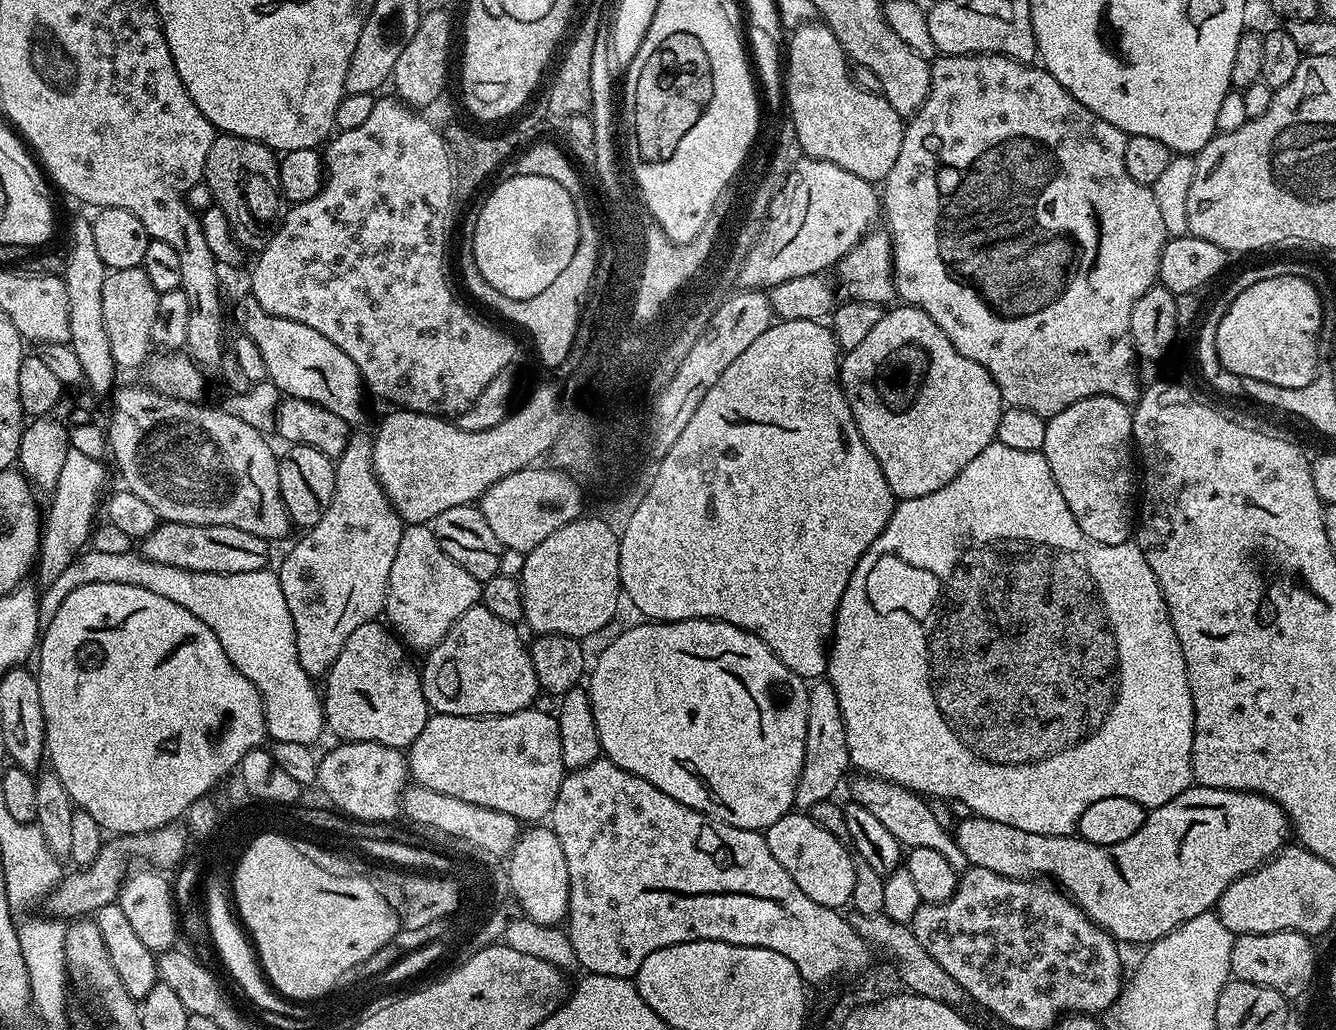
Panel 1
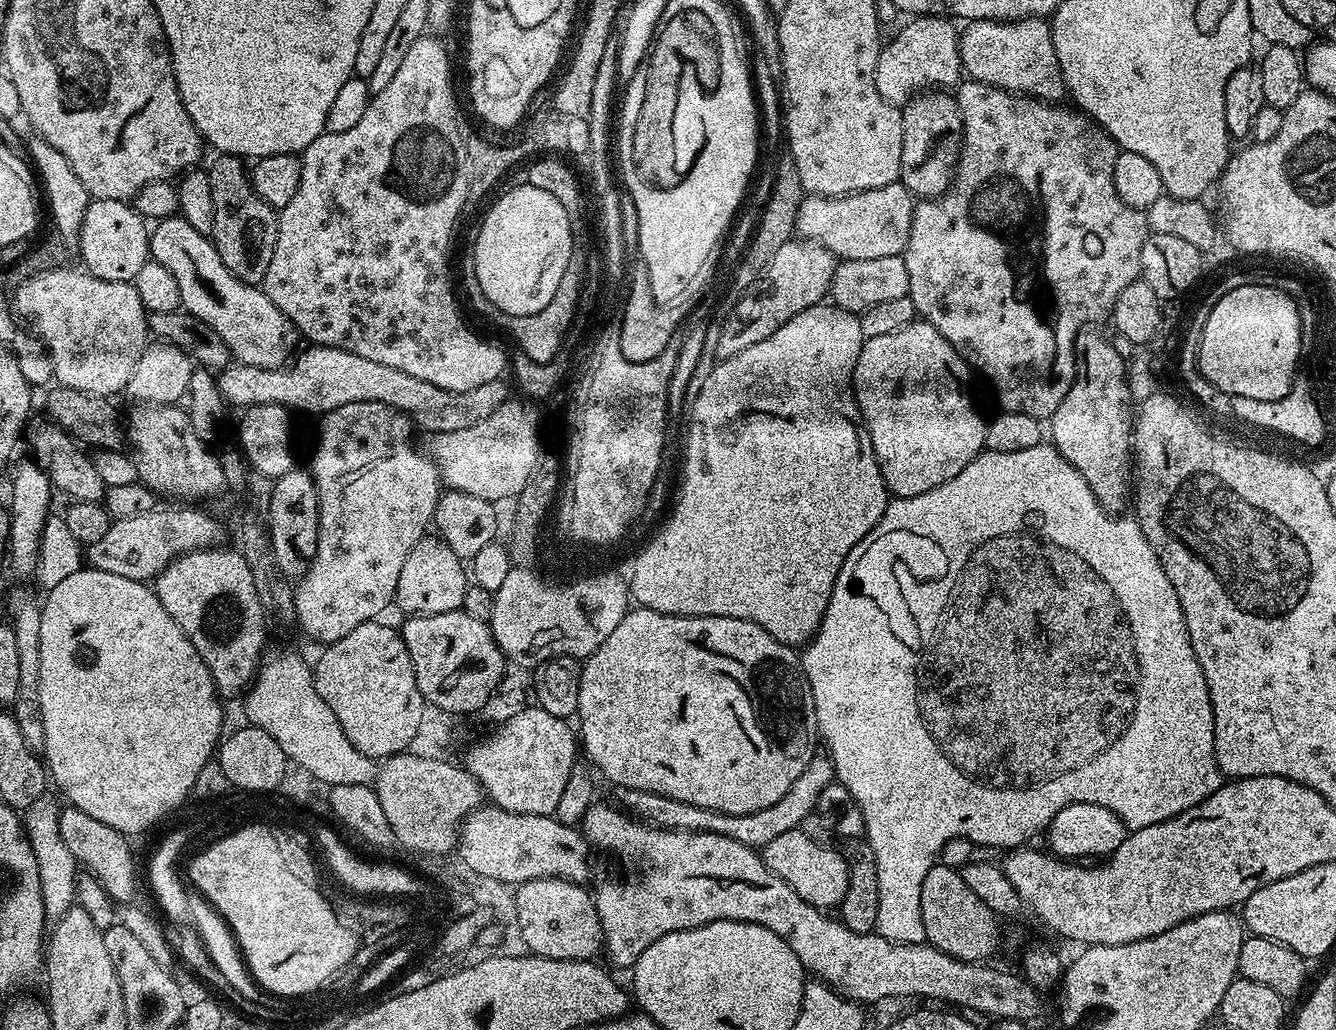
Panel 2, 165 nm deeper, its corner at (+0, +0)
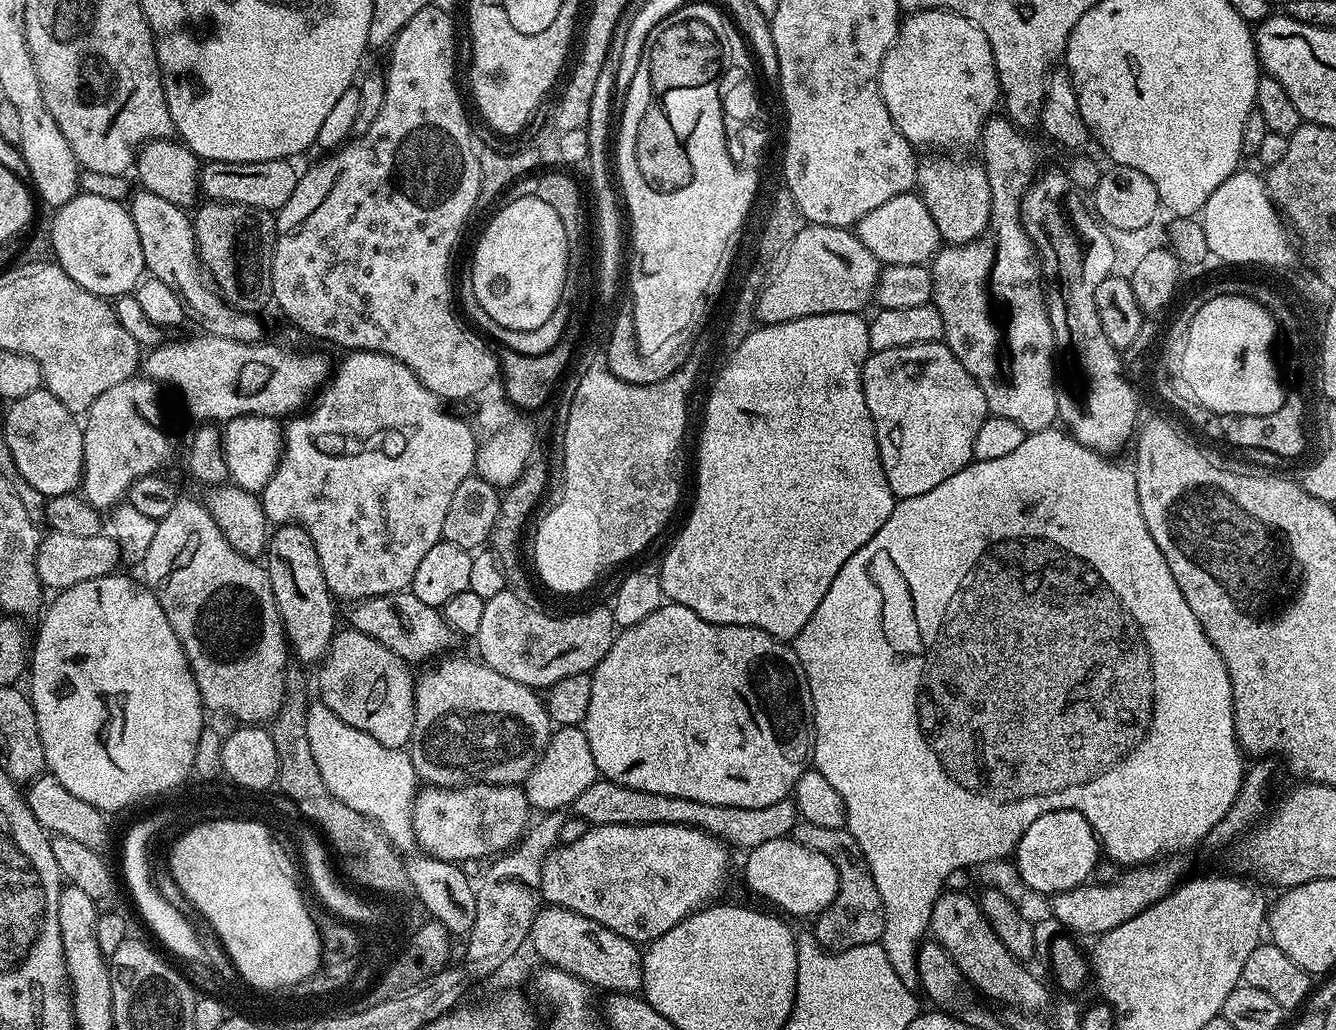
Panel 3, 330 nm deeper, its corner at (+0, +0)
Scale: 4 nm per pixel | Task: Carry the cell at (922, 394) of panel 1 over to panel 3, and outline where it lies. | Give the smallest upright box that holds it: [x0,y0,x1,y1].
[862,342,990,500]

